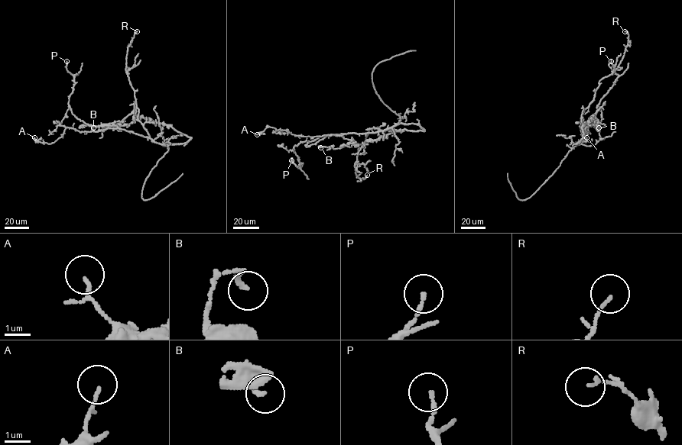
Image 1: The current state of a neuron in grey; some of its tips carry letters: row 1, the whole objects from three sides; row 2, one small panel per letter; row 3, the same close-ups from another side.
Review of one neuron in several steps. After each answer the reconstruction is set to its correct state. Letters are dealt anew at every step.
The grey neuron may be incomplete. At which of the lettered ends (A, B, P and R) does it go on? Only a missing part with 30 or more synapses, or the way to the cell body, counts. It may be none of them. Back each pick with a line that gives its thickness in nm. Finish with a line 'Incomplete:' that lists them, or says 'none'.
Incomplete: none

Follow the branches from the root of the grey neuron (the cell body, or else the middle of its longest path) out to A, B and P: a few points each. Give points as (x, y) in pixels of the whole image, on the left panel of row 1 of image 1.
A: (150, 137), (118, 128), (79, 132), (69, 127), (66, 128), (61, 137), (50, 143), (38, 142), (34, 137)
B: (150, 137), (116, 126), (102, 126), (122, 120), (97, 131), (93, 130), (93, 127)
P: (150, 137), (116, 126), (95, 127), (78, 119), (68, 104), (75, 82), (66, 70), (66, 61)

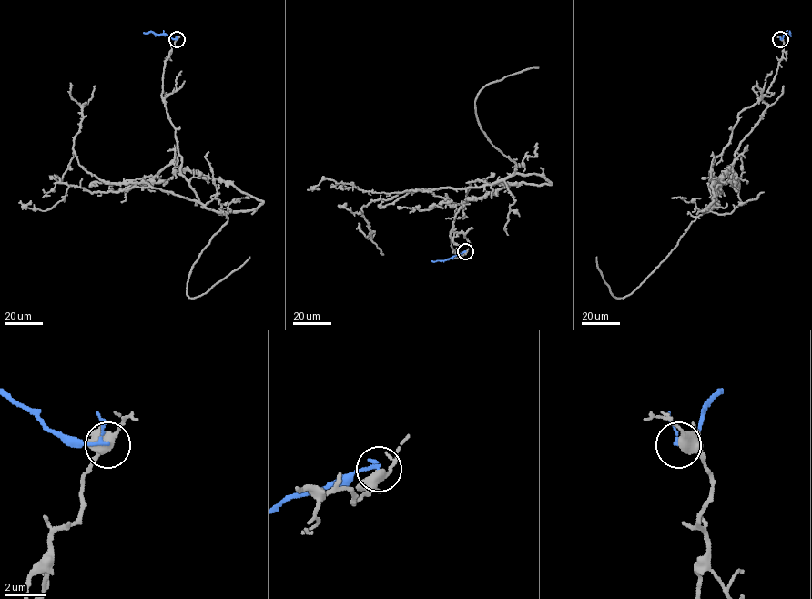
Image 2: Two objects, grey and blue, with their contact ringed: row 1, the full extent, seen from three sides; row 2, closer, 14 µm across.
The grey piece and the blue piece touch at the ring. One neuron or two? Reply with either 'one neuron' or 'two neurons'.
two neurons

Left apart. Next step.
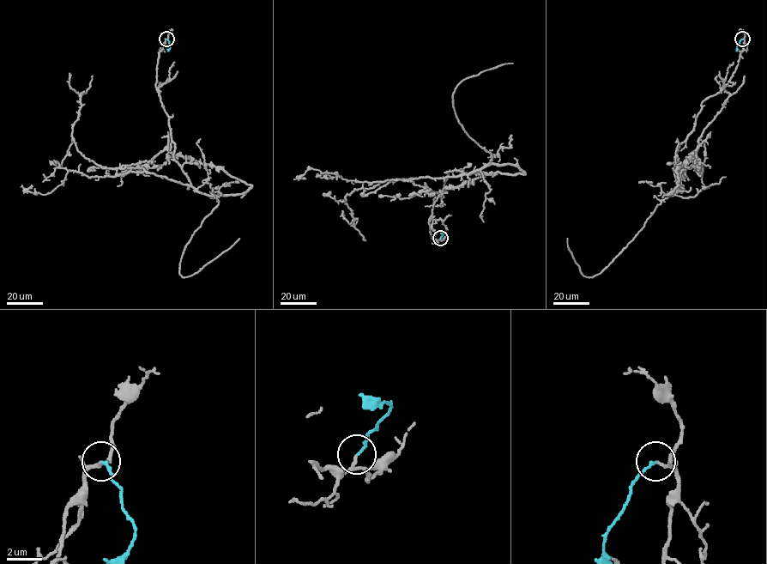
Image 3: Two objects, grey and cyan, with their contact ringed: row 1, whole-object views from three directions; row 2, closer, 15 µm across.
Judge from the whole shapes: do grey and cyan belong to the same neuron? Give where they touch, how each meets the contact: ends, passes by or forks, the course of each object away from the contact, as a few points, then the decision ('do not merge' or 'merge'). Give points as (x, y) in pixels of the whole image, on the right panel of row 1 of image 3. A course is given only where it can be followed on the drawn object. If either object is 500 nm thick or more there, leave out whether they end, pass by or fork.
place (742, 39); grey passes by; cyan ends; course grey (742, 39), (733, 75), (702, 102), (675, 155), (678, 190), (591, 276), (581, 273), (567, 238); course cyan (742, 39), (736, 51); do not merge

